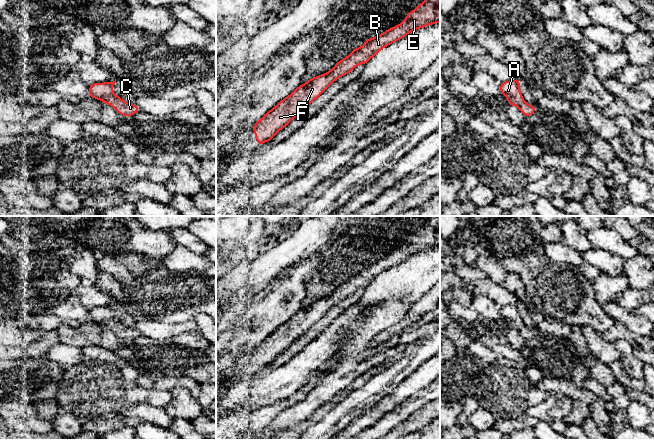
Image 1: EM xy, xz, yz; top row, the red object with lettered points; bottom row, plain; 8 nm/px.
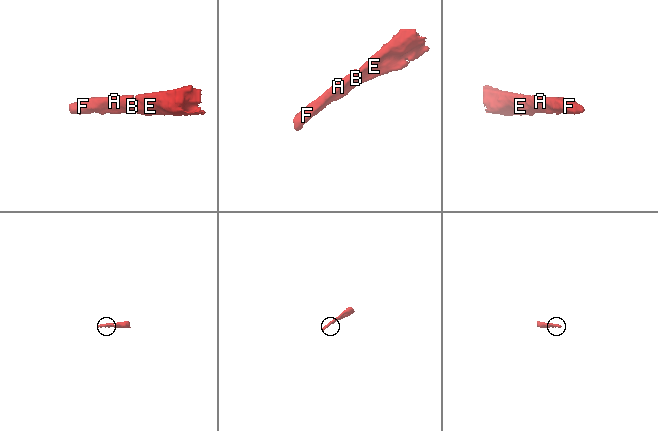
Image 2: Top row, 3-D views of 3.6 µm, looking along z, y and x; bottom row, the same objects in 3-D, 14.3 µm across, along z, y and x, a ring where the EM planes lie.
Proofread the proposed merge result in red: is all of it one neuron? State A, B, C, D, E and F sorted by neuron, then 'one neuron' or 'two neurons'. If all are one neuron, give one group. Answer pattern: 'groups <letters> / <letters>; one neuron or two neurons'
groups A B C D E F; one neuron

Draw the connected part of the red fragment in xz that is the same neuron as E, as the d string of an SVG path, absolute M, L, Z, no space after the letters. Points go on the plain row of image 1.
M430 216L415 234L410 235L399 249L382 258L365 263L363 270L354 273L346 282L338 285L331 295L309 303L264 338L253 350L259 369L270 365L300 336L318 322L339 301L350 297L357 289L366 288L384 271L404 262L408 257L440 246L440 216Z

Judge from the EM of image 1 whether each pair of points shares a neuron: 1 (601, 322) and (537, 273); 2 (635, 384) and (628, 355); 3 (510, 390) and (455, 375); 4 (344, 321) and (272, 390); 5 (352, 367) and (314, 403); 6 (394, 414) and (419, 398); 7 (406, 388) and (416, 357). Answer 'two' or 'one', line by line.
1: one
2: two
3: two
4: one
5: one
6: one
7: two

